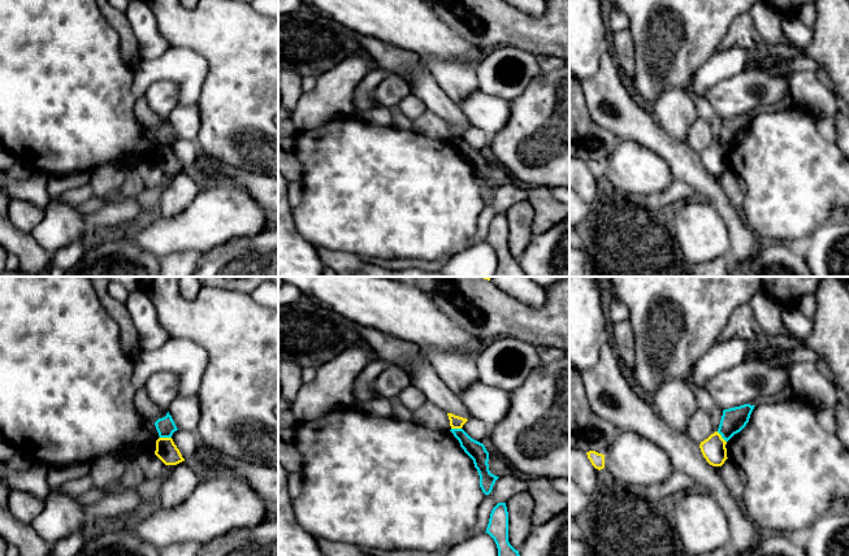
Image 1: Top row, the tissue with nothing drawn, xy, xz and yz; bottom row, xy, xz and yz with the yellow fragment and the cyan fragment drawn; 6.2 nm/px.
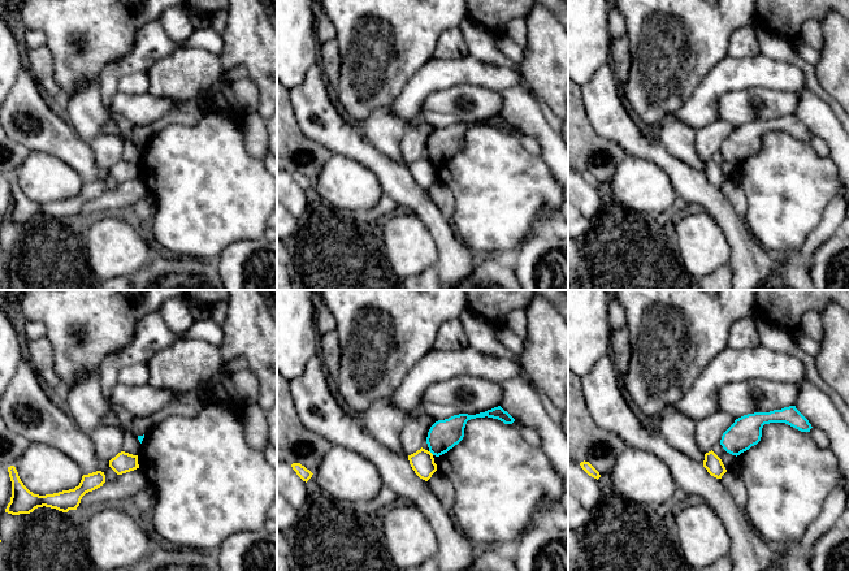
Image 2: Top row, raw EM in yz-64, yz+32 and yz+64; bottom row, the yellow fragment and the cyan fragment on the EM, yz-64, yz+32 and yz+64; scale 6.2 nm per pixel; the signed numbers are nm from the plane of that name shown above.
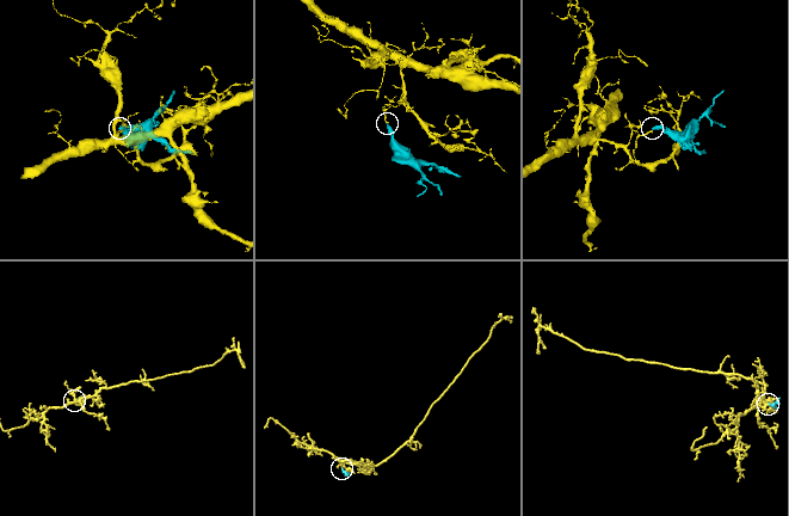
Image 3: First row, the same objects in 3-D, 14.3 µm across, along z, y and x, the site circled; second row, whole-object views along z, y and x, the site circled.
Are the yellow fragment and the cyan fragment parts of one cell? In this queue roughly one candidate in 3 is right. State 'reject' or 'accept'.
reject

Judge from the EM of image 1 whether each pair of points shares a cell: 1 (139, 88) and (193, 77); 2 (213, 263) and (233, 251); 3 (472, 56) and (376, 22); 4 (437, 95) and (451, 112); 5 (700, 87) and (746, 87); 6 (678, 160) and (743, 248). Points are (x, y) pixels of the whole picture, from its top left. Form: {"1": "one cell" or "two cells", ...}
{"1": "one cell", "2": "one cell", "3": "one cell", "4": "one cell", "5": "two cells", "6": "one cell"}

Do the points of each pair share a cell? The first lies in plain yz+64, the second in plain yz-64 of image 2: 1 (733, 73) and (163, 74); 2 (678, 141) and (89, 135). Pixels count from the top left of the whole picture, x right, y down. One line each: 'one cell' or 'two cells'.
1: two cells
2: one cell

